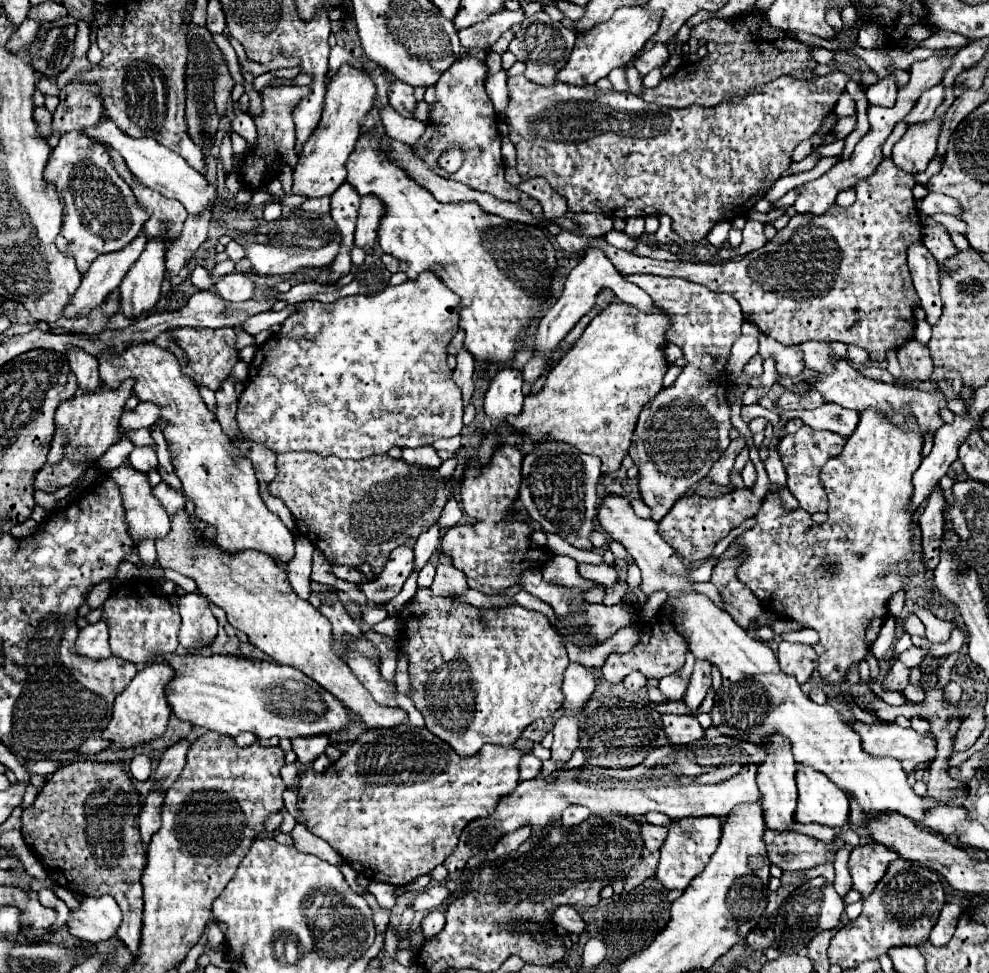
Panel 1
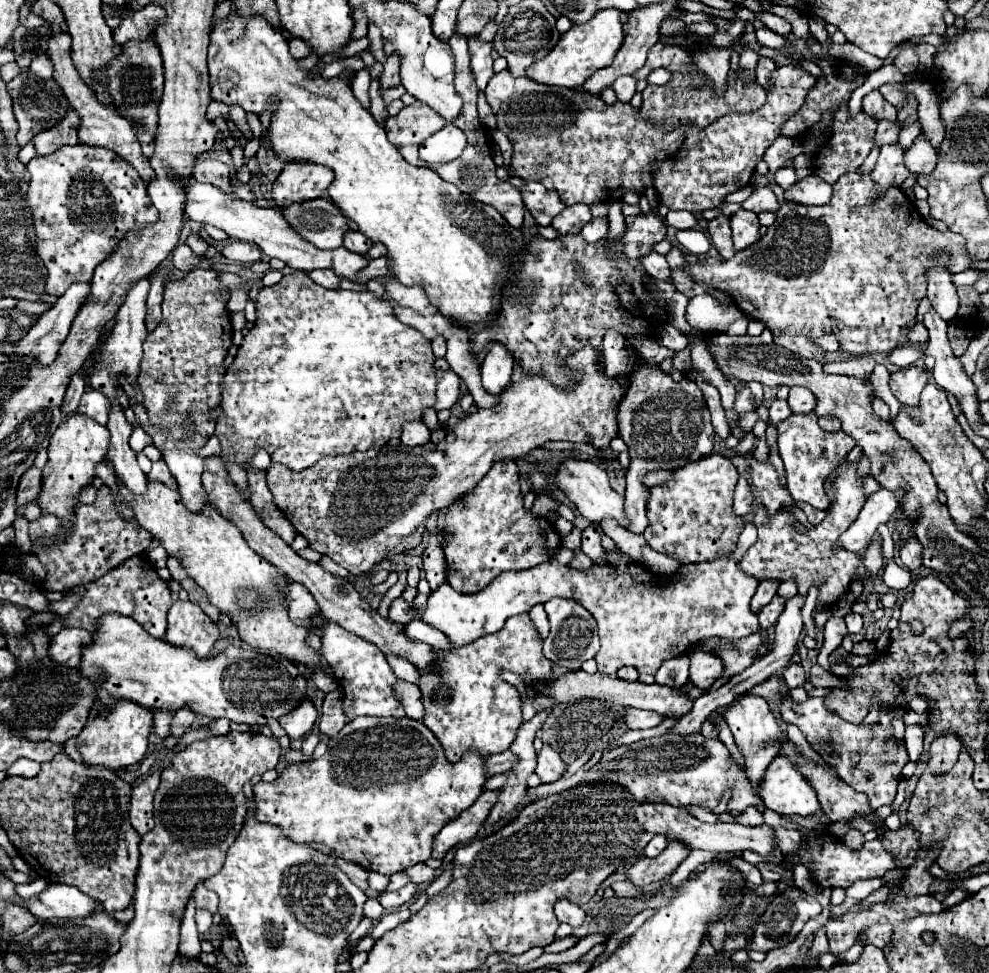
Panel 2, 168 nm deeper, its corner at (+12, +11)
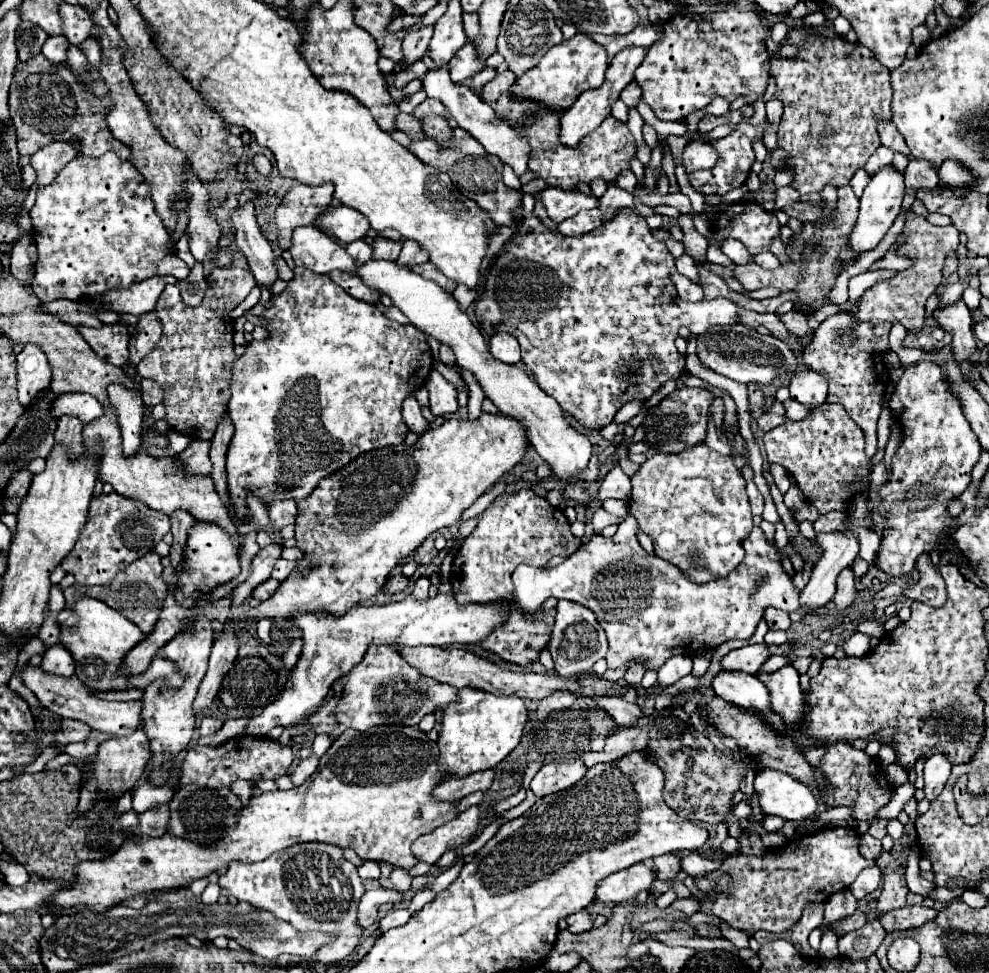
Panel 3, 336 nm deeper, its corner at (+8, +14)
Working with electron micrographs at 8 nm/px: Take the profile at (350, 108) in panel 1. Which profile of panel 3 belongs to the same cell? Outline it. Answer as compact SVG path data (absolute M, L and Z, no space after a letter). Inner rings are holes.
M301 182L293 184L283 196L281 206L275 212L275 222L279 230L277 244L281 250L291 246L293 230L299 226L311 226L319 214L333 202L333 186L305 186Z

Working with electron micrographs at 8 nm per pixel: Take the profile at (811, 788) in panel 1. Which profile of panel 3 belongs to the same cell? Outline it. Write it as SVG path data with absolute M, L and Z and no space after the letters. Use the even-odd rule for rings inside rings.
M777 770L757 772L755 792L765 816L801 820L817 810L817 798L813 790Z

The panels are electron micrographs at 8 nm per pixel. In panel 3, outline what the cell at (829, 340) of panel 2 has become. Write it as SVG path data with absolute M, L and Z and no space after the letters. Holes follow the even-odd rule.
M791 310L787 314L779 314L779 320L785 324L785 328L789 332L793 332L795 336L803 338L807 332L809 332L809 326L807 326L807 316L797 312L797 310Z

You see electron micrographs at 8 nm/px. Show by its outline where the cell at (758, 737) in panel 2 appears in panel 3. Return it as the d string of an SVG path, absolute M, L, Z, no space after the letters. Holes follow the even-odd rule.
M721 670L711 680L711 688L729 704L753 710L771 710L767 688L751 674Z

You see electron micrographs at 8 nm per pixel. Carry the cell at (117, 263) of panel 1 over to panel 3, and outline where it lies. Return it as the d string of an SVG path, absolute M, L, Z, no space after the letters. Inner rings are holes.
M27 344L21 354L17 354L17 400L23 408L29 408L43 392L49 390L51 366L47 366L47 356L37 350L37 346Z

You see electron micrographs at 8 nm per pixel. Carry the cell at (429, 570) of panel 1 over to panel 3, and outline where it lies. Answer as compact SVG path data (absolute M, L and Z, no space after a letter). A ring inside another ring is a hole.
M419 578L415 582L415 588L413 588L413 598L415 600L425 600L427 598L427 592L429 592L429 586L431 586L429 578Z

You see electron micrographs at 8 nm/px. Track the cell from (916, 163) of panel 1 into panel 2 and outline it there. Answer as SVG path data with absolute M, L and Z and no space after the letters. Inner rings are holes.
M899 143L883 145L877 165L871 173L873 181L877 181L877 185L879 185L877 193L883 195L889 185L899 187L909 175L911 175L911 171L905 167L905 149Z

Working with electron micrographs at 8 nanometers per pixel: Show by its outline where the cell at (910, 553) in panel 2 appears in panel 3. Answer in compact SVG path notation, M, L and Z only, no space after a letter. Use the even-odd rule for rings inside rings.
M929 556L919 558L917 562L919 570L919 582L905 590L905 596L911 600L919 600L931 606L943 606L947 602L947 588L943 578L939 576L939 570L931 564Z

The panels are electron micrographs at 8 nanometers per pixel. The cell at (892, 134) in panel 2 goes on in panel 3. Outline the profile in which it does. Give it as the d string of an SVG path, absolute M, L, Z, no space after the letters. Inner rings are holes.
M879 146L879 148L875 150L875 154L867 160L867 164L865 164L865 172L867 172L869 176L875 176L881 168L885 168L887 164L891 164L891 160L893 160L891 150L887 150L885 146Z

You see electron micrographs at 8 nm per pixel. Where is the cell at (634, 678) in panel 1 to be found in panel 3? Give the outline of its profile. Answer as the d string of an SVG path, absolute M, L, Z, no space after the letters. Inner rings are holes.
M633 664L633 666L625 672L625 676L623 676L623 678L625 678L631 686L639 686L639 684L641 684L643 674L645 674L645 668L643 668L641 664Z

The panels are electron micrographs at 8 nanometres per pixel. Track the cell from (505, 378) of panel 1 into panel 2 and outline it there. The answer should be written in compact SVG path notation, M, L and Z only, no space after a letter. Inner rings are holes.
M493 345L481 365L483 387L491 395L499 395L509 383L513 373L513 357L503 345Z

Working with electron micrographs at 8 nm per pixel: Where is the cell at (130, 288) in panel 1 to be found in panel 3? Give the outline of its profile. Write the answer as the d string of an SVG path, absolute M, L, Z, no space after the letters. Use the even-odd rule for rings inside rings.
M119 384L107 388L111 404L117 408L119 426L123 434L123 450L127 456L135 454L141 444L141 422L143 422L143 400L141 390L127 390Z

